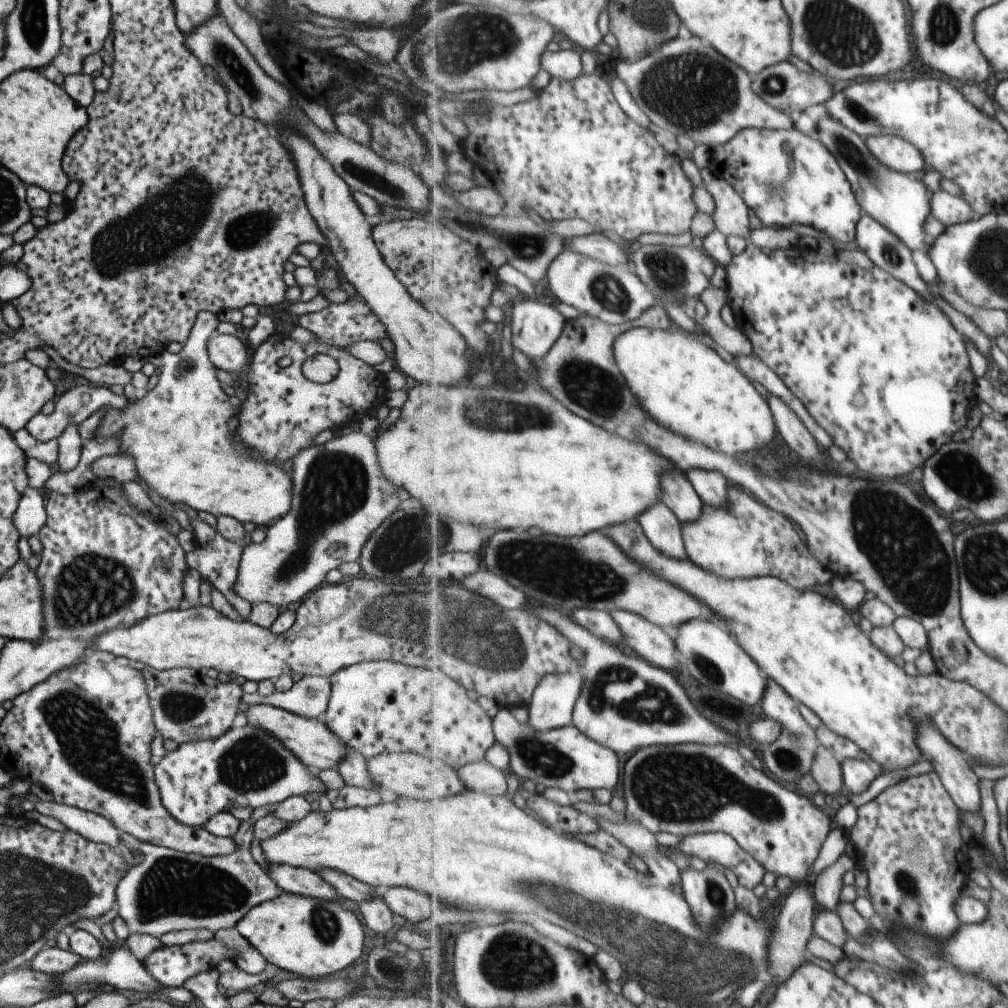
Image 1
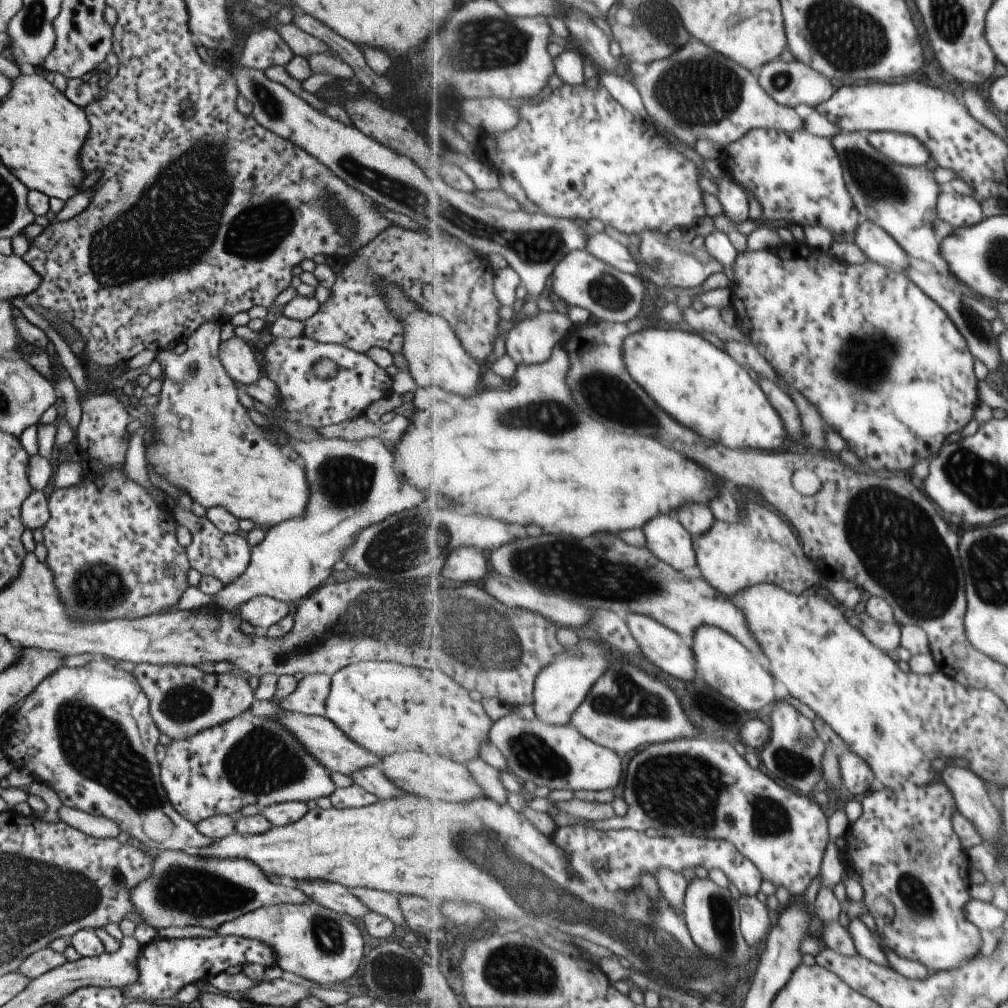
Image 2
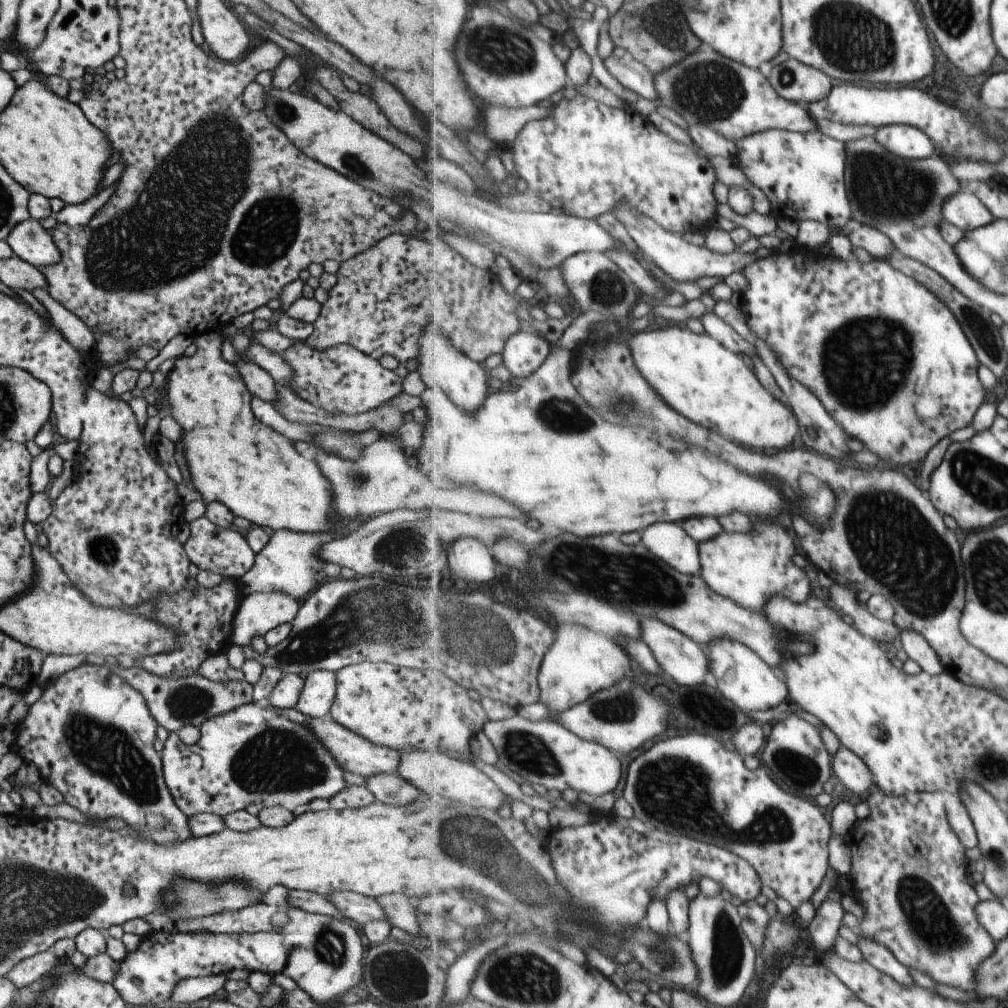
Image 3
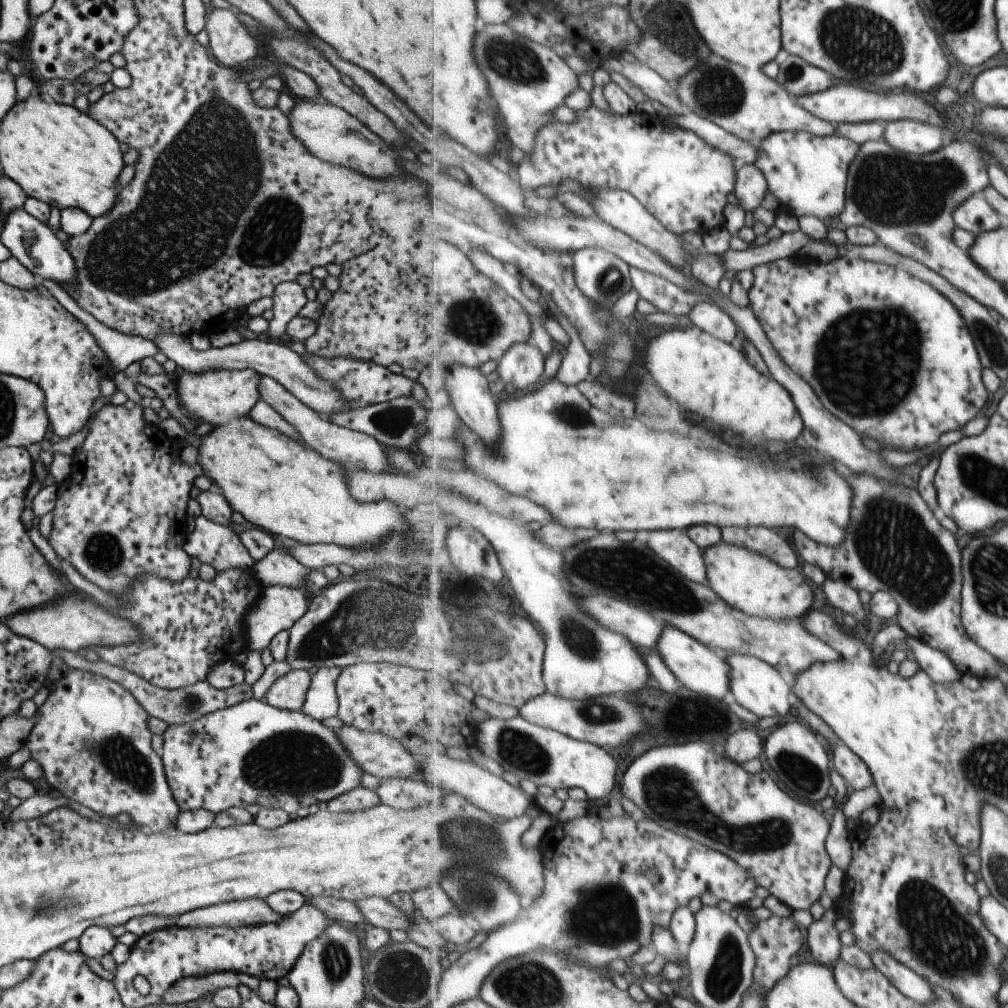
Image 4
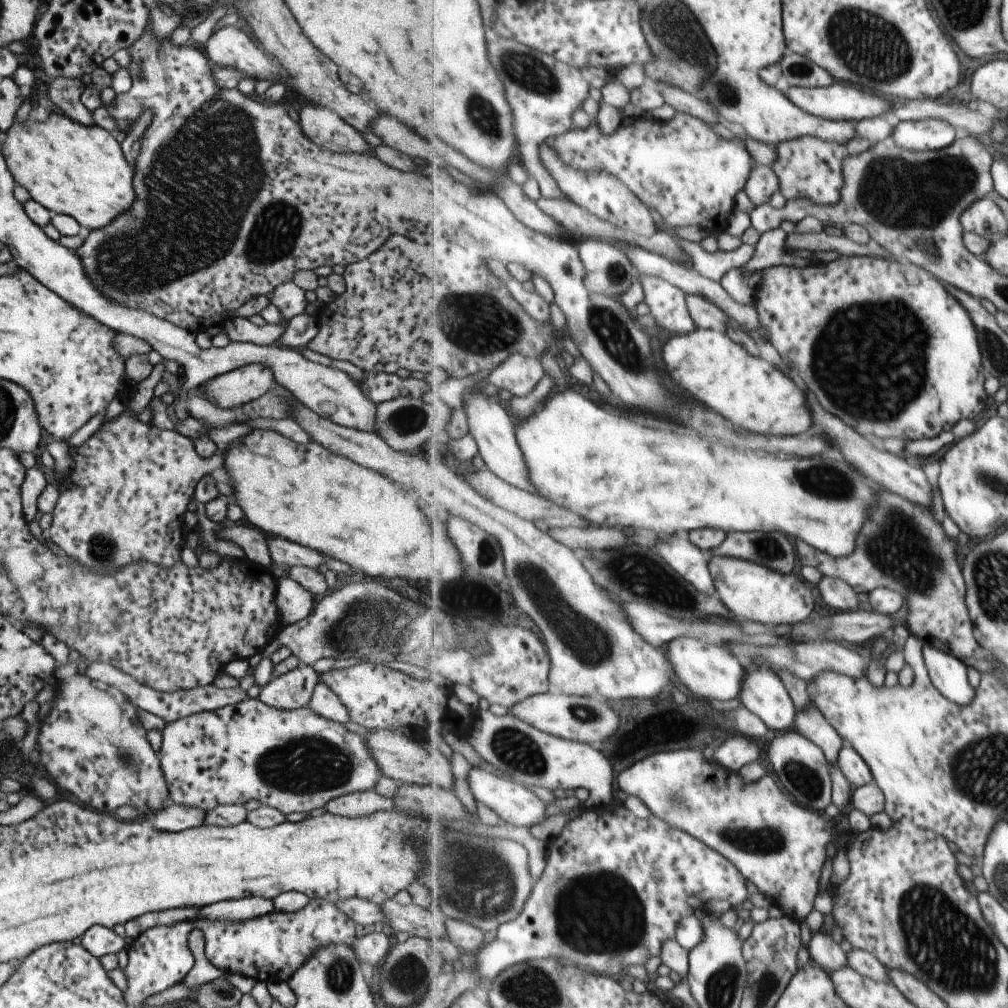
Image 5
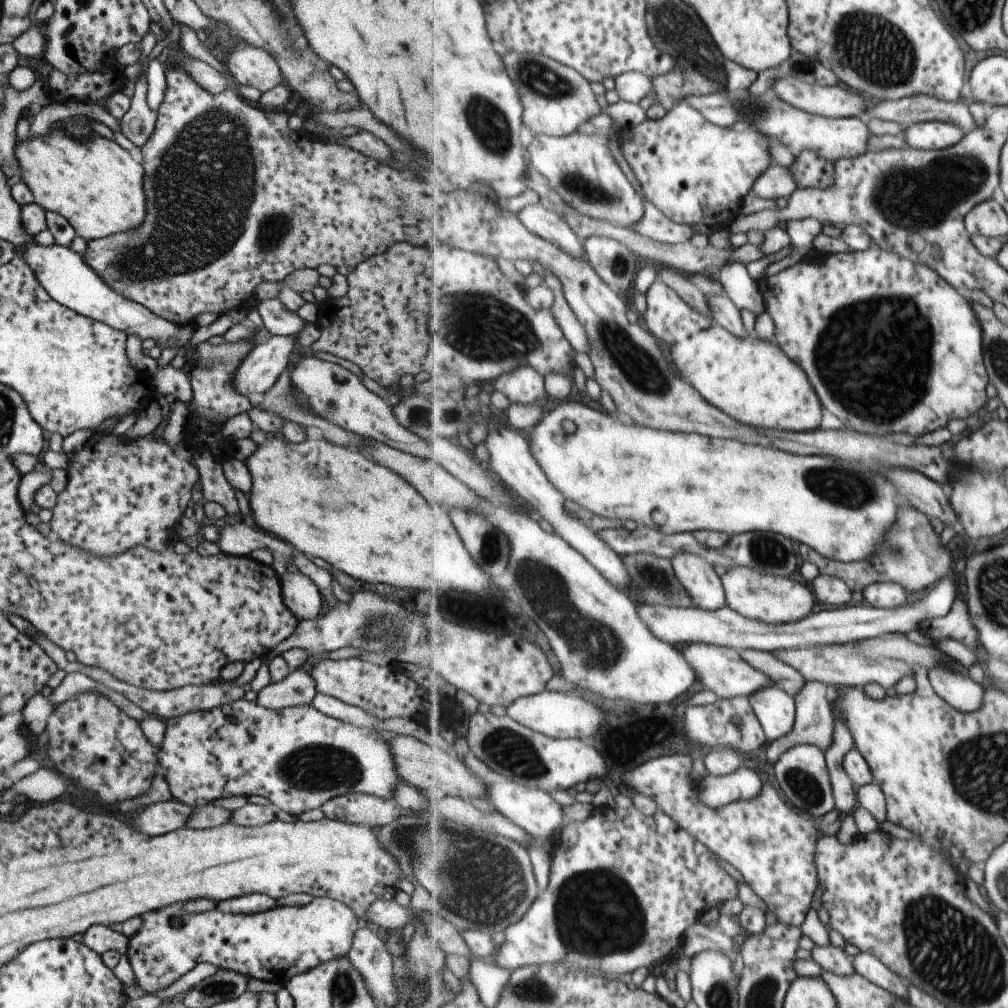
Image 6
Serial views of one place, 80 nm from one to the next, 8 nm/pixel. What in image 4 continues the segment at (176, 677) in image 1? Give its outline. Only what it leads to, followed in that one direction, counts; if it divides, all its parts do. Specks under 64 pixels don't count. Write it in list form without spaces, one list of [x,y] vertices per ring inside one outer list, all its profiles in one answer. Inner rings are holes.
[[[51,650],[52,656],[58,656],[70,669],[79,669],[81,671],[95,673],[99,676],[107,677],[113,682],[117,682],[122,687],[125,687],[132,695],[133,698],[143,707],[143,710],[148,716],[163,720],[167,726],[169,725],[184,725],[198,718],[201,715],[220,711],[224,708],[229,708],[234,704],[249,700],[252,698],[252,687],[240,683],[224,689],[217,689],[209,685],[205,679],[197,681],[196,683],[179,687],[176,689],[167,690],[149,681],[138,677],[134,672],[129,672],[126,668],[121,668],[115,665],[110,665],[105,661],[96,660],[94,658],[82,658],[79,654],[71,652],[70,650]]]

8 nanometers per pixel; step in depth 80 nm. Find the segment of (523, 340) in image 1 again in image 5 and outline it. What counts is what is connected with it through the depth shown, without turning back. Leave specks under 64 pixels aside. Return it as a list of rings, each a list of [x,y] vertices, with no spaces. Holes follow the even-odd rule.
[[[521,353],[512,354],[505,364],[498,366],[487,378],[498,390],[508,390],[516,396],[527,396],[543,380],[545,370],[539,359]]]

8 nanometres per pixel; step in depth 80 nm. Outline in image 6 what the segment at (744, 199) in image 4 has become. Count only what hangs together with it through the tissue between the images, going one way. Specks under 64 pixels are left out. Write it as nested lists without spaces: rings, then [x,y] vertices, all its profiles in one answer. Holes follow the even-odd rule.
[[[775,164],[765,169],[752,188],[756,196],[765,200],[775,200],[780,196],[789,198],[797,189],[788,168]]]

